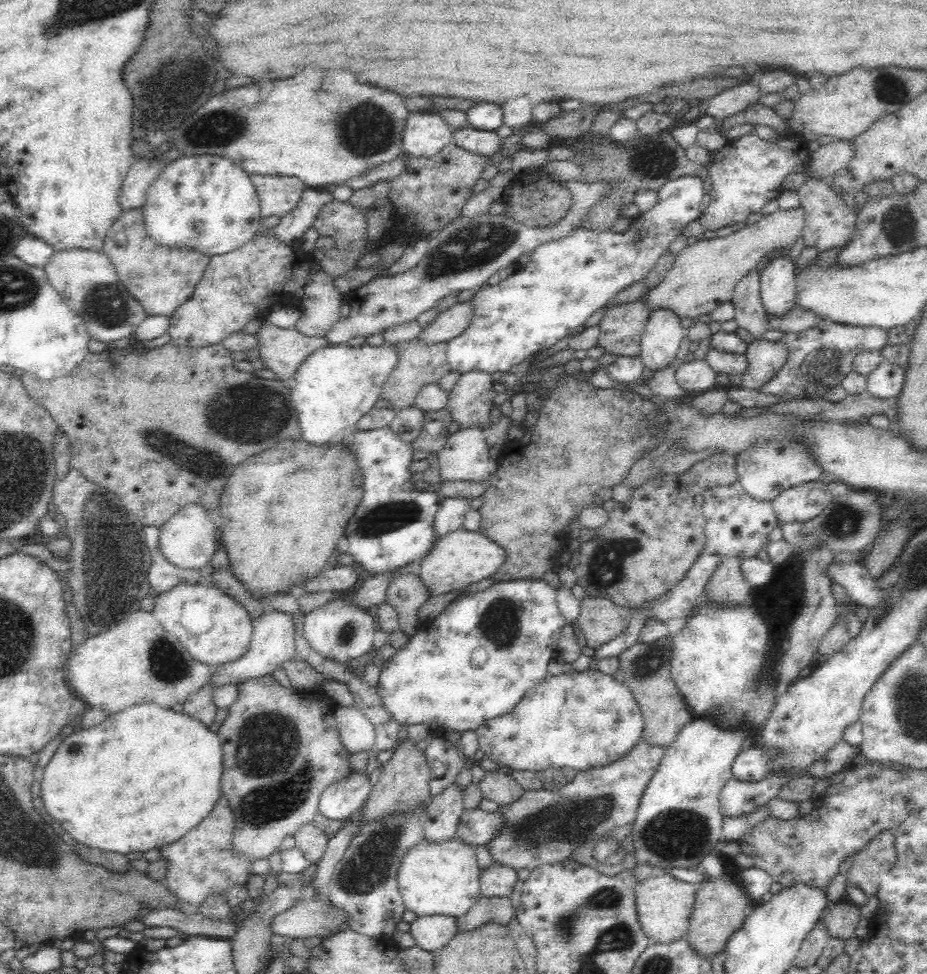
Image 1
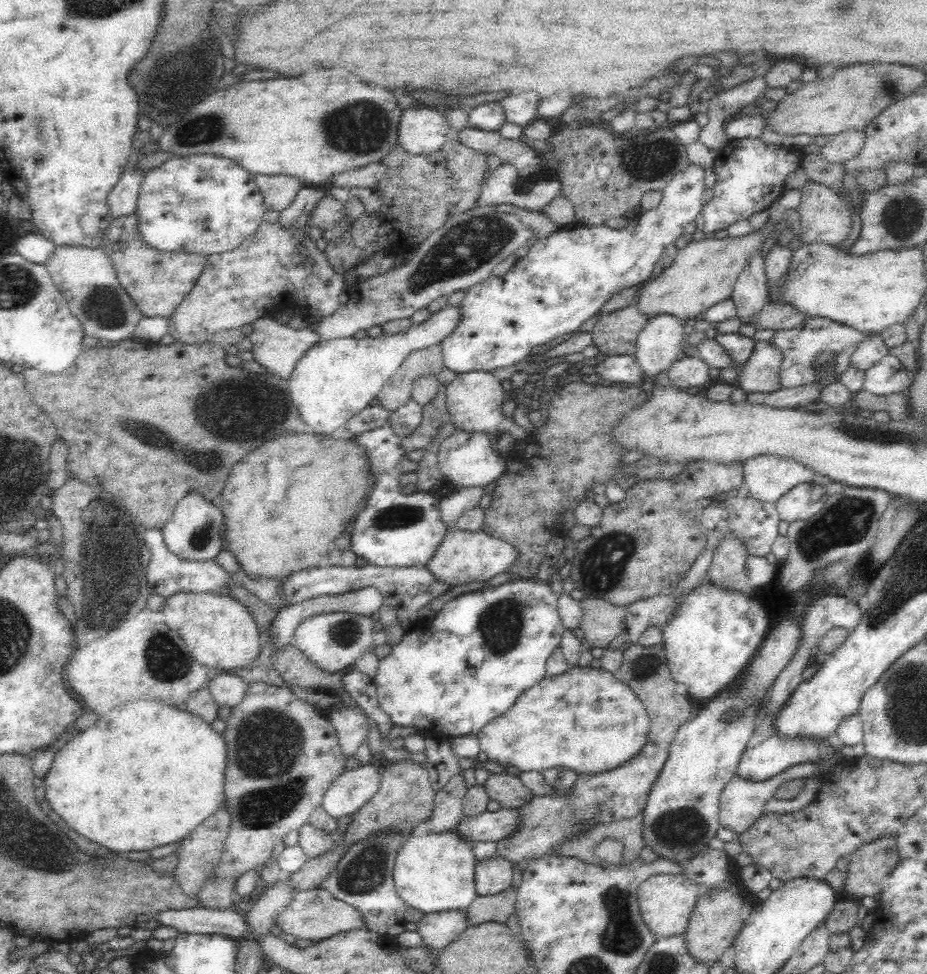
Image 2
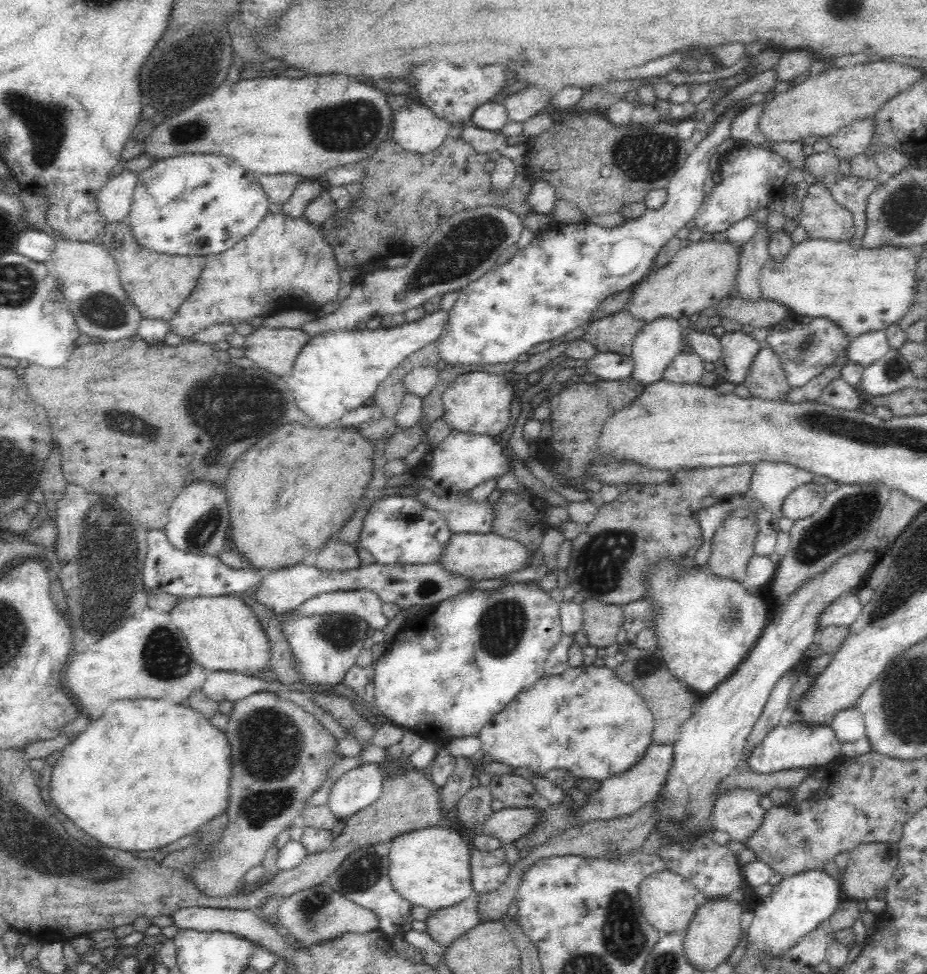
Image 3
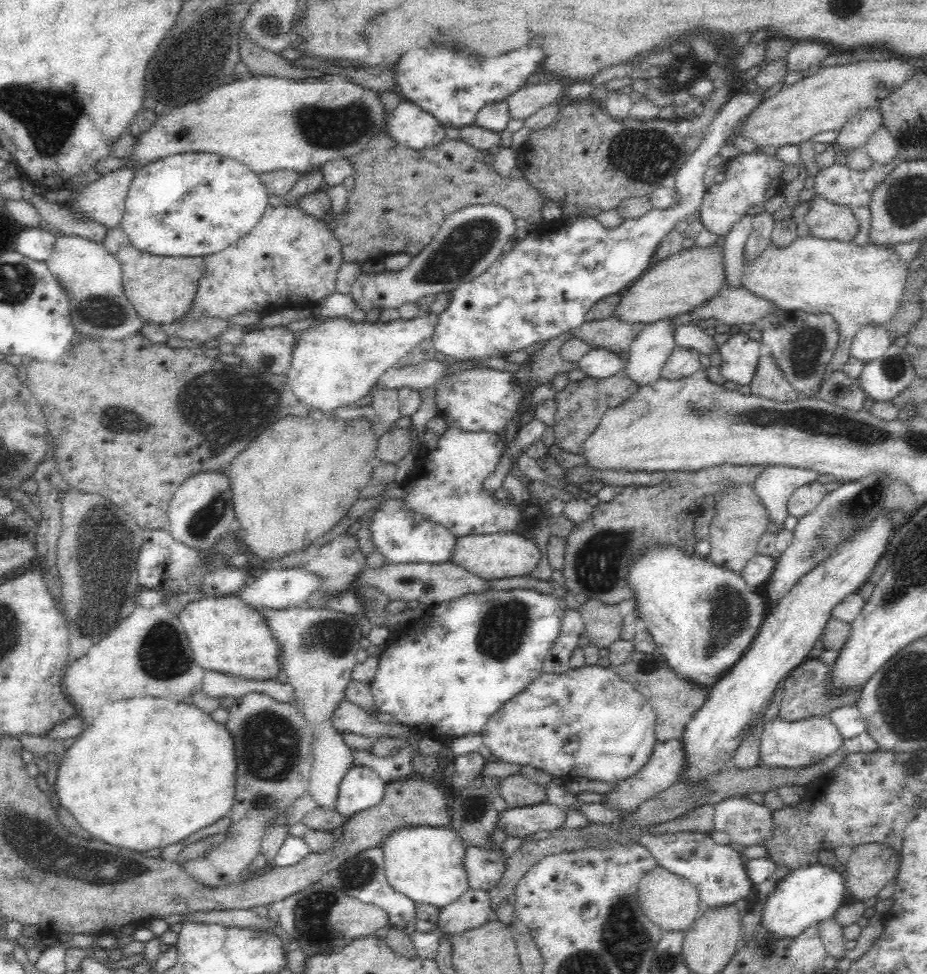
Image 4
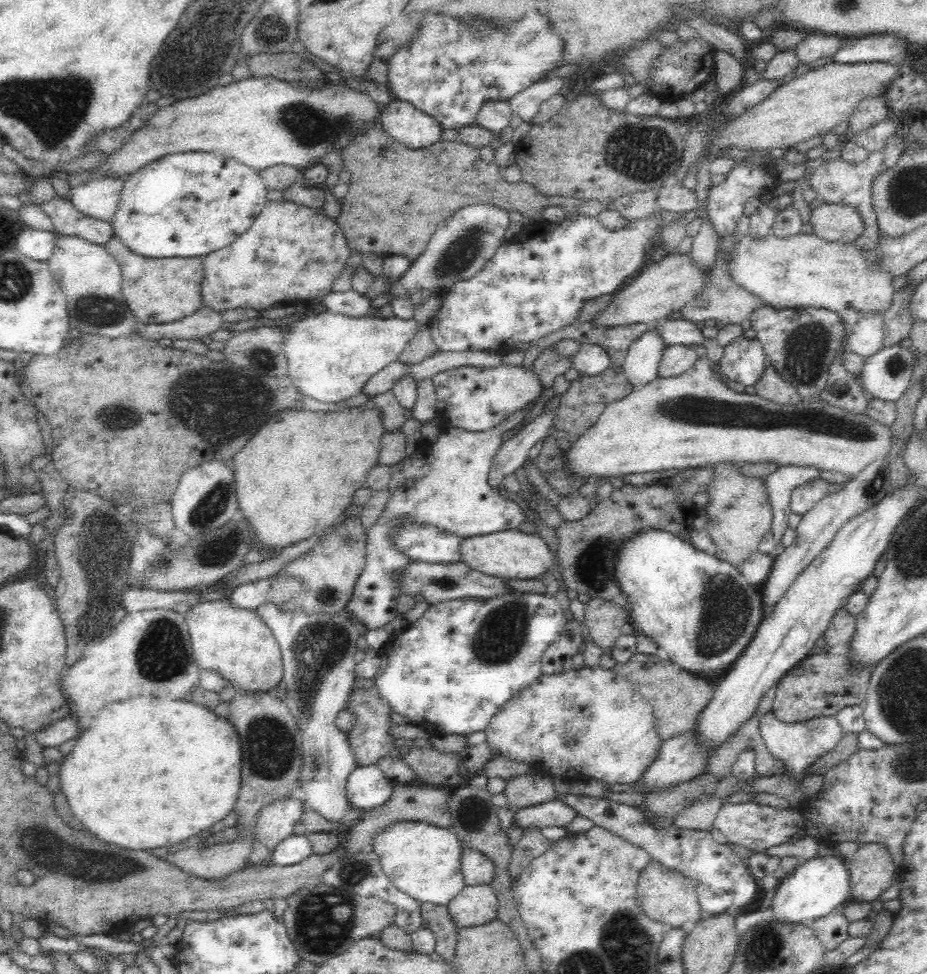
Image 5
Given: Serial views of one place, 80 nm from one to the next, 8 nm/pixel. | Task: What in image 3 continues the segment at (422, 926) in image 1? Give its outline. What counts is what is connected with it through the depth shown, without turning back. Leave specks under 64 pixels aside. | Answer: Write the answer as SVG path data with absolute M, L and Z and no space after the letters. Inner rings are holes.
M474 893L462 904L456 904L437 911L432 911L424 920L425 930L434 942L447 947L454 939L462 936L480 923L476 904L478 894Z

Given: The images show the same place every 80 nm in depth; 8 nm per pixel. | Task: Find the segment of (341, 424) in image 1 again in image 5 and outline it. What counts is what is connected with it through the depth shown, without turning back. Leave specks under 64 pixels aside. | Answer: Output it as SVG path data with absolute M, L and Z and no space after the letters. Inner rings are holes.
M322 312L318 316L306 316L302 320L294 320L294 324L286 330L286 344L284 355L287 359L287 375L290 382L298 389L302 396L340 405L342 401L358 396L363 392L363 386L391 362L398 361L400 354L406 350L406 346L414 340L414 336L420 329L428 327L430 321L423 324L412 318L375 318L370 313L362 318L349 318L342 314Z

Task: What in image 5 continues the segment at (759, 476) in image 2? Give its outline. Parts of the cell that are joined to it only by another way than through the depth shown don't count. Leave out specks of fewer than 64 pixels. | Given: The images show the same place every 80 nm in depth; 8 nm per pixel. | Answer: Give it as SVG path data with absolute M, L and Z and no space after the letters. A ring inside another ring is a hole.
M778 465L778 468L776 468L774 472L762 478L762 483L764 483L764 489L766 489L766 495L768 495L768 503L770 503L770 509L772 509L772 522L771 522L771 530L769 534L771 534L772 538L774 538L775 541L778 543L778 547L781 548L781 546L779 546L780 538L782 538L782 534L784 534L784 531L788 528L788 518L790 518L790 514L792 513L789 505L792 491L797 486L806 484L807 482L810 482L811 480L818 478L818 474L819 474L819 470L816 469L816 467L810 467L810 465L808 466Z

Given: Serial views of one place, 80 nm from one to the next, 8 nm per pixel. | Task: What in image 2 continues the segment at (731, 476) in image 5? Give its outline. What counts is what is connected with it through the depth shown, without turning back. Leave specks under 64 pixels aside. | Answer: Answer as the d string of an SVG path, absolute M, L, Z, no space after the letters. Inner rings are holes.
M726 537L715 549L705 581L726 591L743 593L749 582L745 569L749 556L746 547L734 537Z

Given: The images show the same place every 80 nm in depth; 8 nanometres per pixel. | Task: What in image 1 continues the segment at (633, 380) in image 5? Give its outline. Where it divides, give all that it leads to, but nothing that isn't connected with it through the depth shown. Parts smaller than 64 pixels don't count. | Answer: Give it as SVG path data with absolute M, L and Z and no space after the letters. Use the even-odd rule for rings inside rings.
M666 308L651 310L649 322L644 334L642 334L642 348L639 355L646 368L650 368L655 372L670 365L670 362L676 358L686 331L680 320L681 318L672 310Z

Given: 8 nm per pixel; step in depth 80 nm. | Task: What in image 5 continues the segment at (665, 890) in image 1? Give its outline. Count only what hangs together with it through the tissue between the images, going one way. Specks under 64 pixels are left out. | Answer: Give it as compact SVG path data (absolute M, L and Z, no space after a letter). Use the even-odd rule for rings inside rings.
M650 861L650 864L640 873L637 884L637 900L646 916L664 924L666 929L680 928L684 923L696 922L701 918L699 896L689 878L656 861Z

